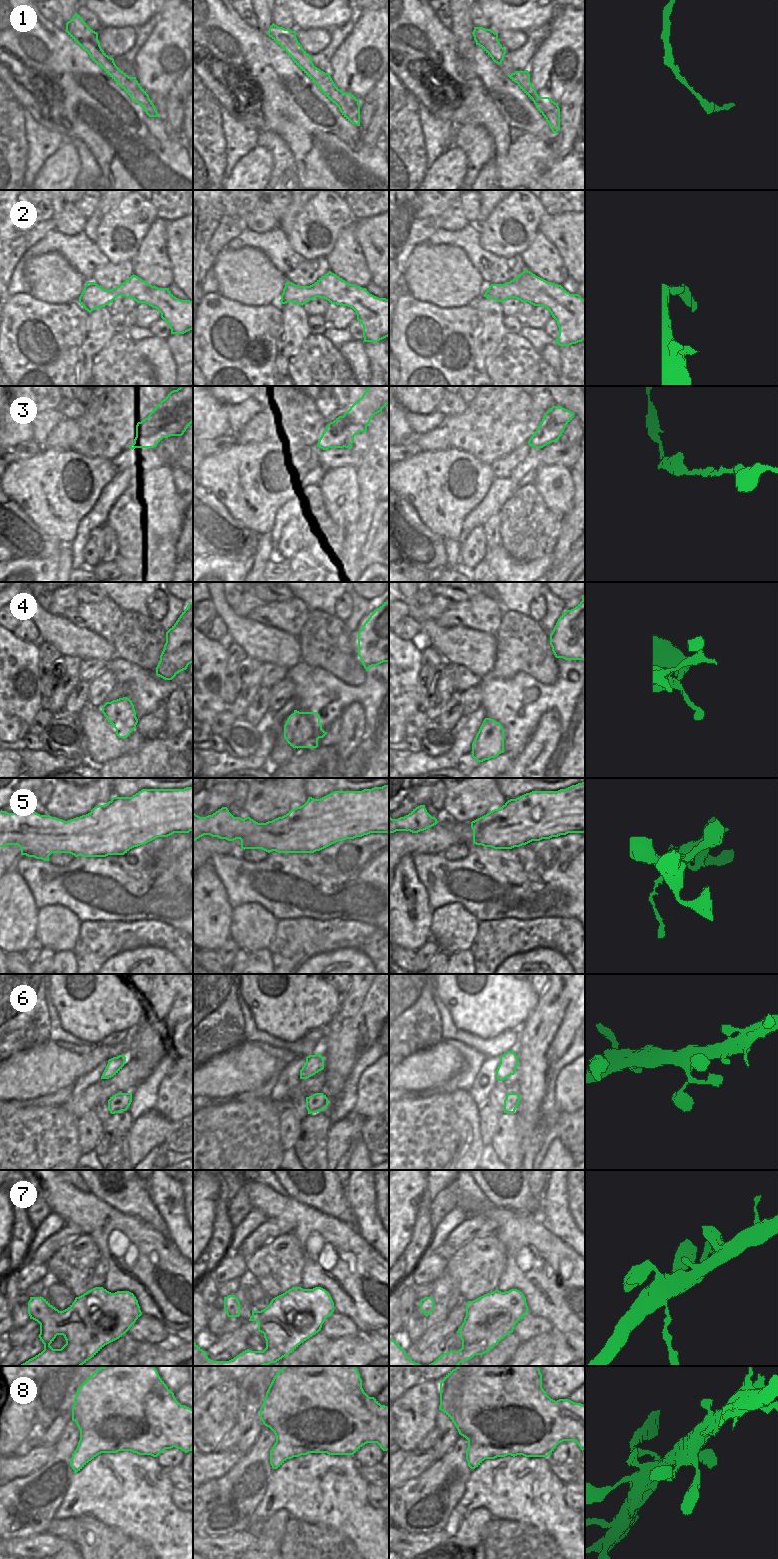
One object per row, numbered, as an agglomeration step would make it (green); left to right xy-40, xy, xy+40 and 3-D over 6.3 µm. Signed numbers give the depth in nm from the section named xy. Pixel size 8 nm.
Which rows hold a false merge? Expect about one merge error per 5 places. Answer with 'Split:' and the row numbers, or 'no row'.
Split: no row

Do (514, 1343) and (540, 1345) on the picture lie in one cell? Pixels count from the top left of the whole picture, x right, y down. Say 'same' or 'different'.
different

